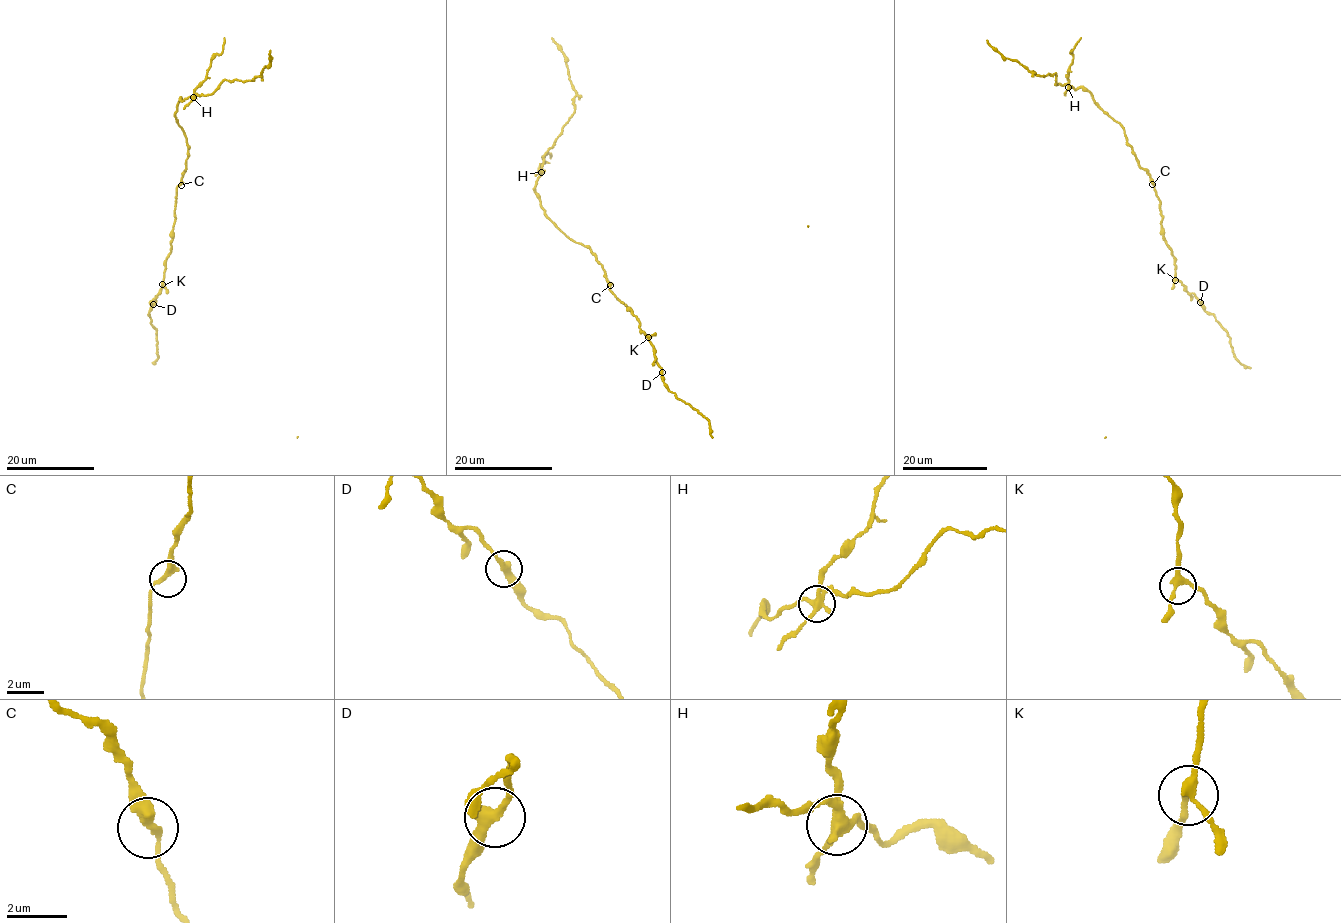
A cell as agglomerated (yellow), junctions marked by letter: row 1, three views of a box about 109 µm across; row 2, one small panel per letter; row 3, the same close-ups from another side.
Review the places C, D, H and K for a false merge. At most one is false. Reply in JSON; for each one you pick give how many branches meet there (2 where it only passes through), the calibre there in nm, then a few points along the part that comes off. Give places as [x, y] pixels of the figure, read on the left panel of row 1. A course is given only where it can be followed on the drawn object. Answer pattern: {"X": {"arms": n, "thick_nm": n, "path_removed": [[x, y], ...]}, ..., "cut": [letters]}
{"H": {"arms": 4, "thick_nm": 280, "path_removed": [[193, 97], [194, 90], [206, 78], [211, 58], [221, 53], [224, 37]]}, "cut": ["H"]}

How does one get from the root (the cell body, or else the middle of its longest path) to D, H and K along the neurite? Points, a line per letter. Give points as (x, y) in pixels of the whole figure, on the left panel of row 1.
D: (179, 184), (176, 187), (171, 251), (161, 290), (155, 295), (153, 304)
H: (179, 184), (186, 170), (189, 147), (174, 114), (180, 98), (182, 102), (193, 97)
K: (179, 184), (176, 187), (171, 251), (162, 284)

